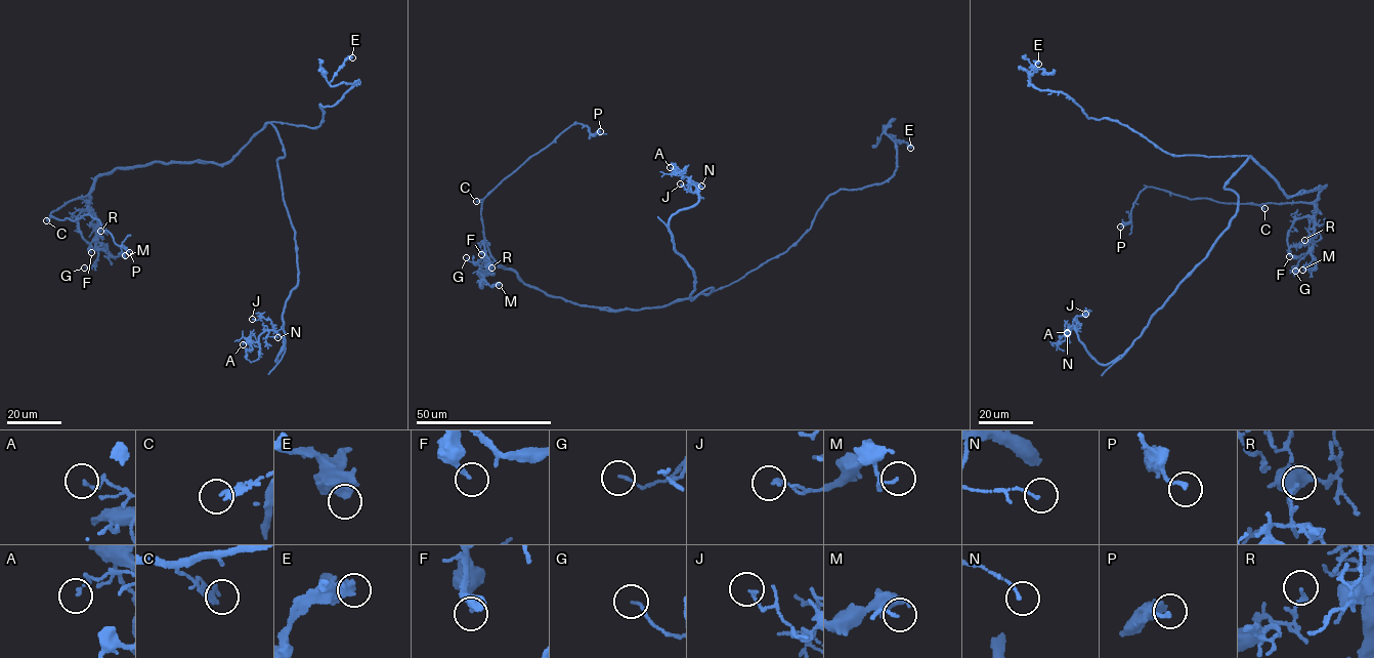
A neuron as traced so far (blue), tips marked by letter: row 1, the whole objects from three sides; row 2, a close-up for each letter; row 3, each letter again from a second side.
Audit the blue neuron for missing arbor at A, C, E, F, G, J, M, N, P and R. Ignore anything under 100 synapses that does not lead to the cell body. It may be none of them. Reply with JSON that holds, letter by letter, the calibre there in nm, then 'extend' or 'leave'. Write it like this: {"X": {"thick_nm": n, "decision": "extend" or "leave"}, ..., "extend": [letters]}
{"A": {"thick_nm": 120, "decision": "leave"}, "C": {"thick_nm": 130, "decision": "leave"}, "E": {"thick_nm": 500, "decision": "leave"}, "F": {"thick_nm": 190, "decision": "leave"}, "G": {"thick_nm": 110, "decision": "leave"}, "J": {"thick_nm": 130, "decision": "leave"}, "M": {"thick_nm": 80, "decision": "leave"}, "N": {"thick_nm": 100, "decision": "leave"}, "P": {"thick_nm": 150, "decision": "leave"}, "R": {"thick_nm": 160, "decision": "leave"}, "extend": []}

